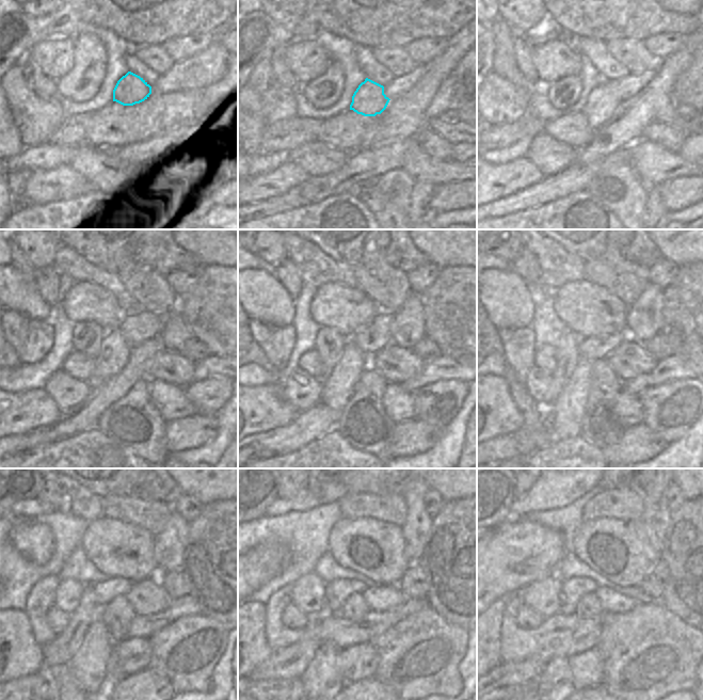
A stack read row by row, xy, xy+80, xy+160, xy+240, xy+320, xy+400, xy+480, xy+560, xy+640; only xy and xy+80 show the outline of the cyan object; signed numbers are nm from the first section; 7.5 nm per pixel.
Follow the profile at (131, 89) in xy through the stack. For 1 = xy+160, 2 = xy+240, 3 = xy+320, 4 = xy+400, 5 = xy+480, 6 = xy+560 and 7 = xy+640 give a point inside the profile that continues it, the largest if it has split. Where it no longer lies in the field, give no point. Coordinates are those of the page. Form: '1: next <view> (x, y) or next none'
1: next xy+160 (601, 105)
2: next xy+240 (114, 352)
3: next xy+320 (337, 386)
4: next xy+400 (565, 414)
5: next xy+480 (89, 665)
6: next xy+560 (321, 681)
7: next xy+640 (556, 683)

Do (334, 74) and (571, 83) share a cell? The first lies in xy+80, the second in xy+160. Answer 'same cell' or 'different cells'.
same cell

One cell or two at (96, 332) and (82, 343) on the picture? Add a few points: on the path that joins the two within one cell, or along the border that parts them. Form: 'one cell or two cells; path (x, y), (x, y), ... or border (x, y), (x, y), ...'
one cell; path (93, 334), (85, 339)

